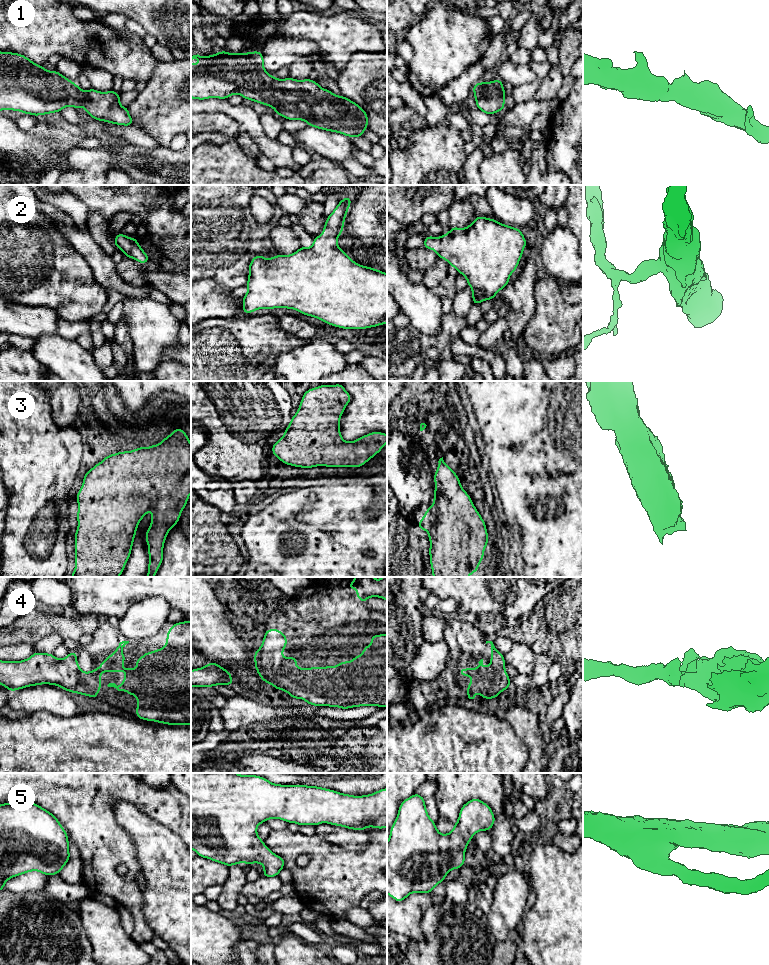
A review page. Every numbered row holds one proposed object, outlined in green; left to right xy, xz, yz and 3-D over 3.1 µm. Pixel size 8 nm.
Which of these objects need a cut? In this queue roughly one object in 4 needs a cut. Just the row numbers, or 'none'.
none

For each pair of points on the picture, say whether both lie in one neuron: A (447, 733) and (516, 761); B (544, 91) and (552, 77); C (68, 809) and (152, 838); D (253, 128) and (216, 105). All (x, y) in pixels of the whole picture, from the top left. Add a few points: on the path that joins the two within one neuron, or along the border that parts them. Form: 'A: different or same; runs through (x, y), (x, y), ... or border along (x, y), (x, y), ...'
A: same; runs through (464, 750), (475, 761), (499, 761)
B: same; runs through (547, 88), (550, 85), (550, 80)
C: different; border along (116, 804), (115, 821), (128, 834), (135, 846)
D: same; runs through (244, 119), (237, 112), (225, 107)

